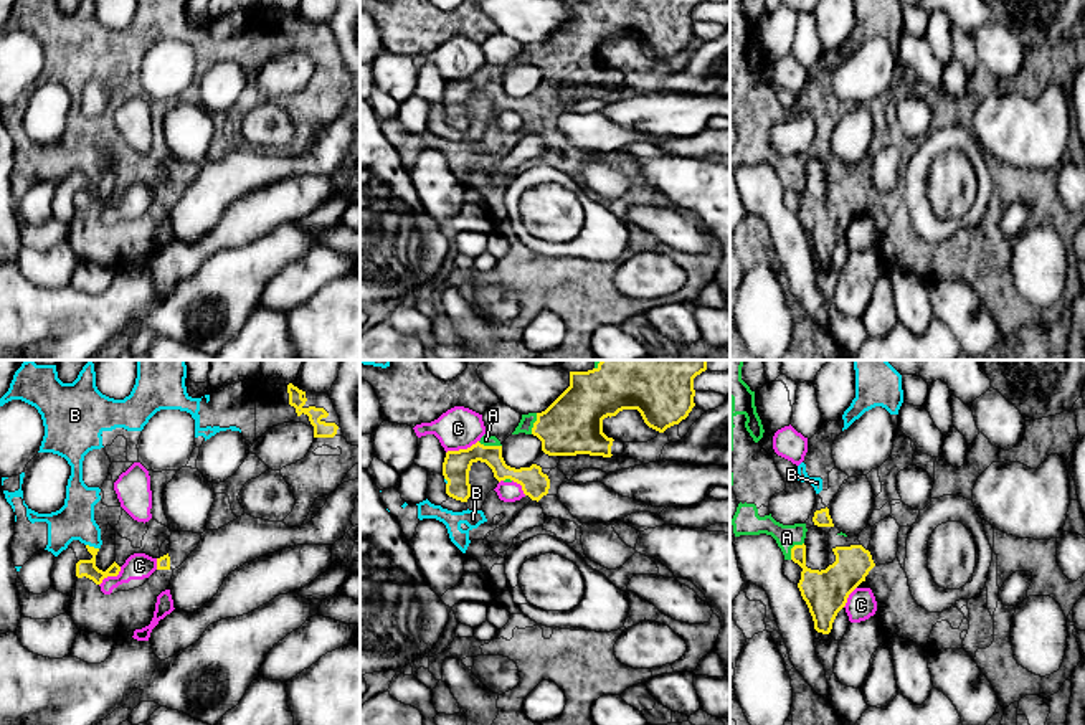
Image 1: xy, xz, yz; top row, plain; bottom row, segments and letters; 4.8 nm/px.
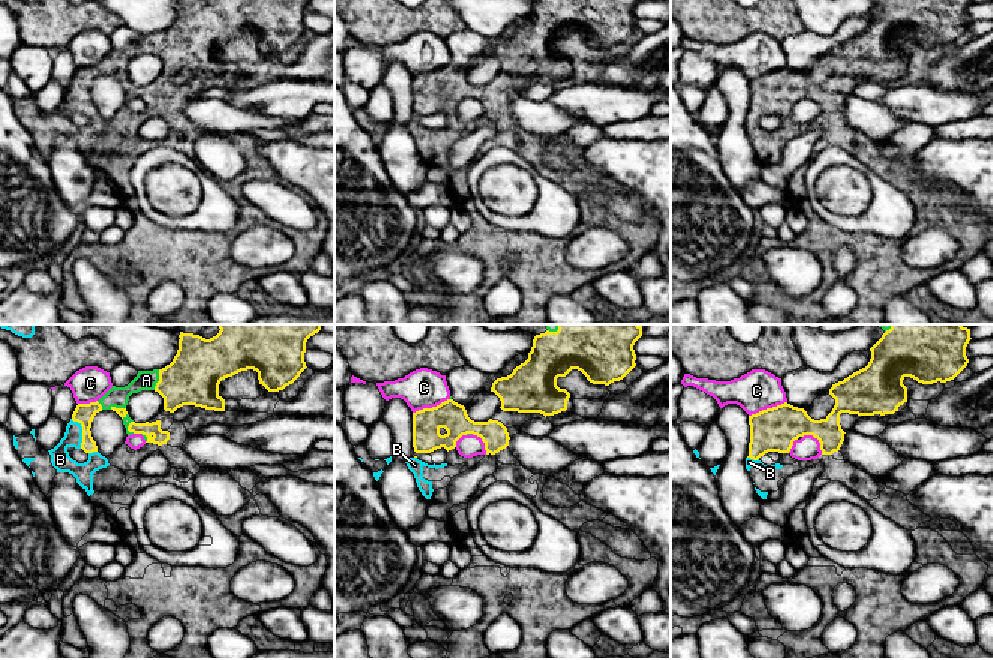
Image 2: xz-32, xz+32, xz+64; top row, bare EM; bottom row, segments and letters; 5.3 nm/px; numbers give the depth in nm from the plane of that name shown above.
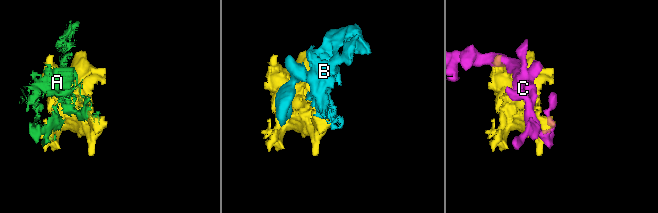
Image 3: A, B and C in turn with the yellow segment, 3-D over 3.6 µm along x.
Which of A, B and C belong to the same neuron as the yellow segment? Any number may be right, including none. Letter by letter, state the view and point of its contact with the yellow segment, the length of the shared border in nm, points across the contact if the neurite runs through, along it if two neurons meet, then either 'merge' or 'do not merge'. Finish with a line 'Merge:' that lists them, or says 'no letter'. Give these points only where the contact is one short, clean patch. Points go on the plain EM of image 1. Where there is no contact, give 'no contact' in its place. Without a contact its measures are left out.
A: contact xz (489, 76); length 120 nm; merge
B: contact xy (93, 177); length 70 nm; merge
C: contact xz (461, 80); length 170 nm; do not merge
Merge: A, B

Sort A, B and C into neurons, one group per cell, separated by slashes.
A B / C

